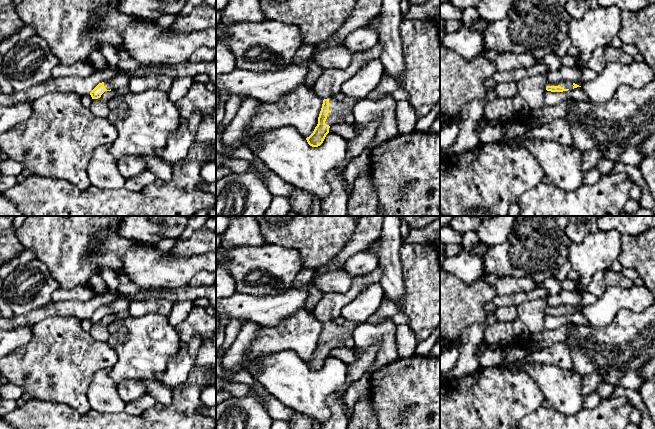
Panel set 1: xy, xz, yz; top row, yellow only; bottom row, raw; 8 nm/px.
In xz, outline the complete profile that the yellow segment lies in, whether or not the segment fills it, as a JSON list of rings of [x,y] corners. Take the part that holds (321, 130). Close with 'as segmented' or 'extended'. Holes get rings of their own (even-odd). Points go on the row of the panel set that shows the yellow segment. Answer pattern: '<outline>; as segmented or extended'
[[[349,96],[342,102],[337,101],[335,98],[324,99],[318,117],[318,124],[313,133],[306,138],[308,144],[312,147],[320,146],[329,133],[330,126],[343,123],[344,116],[353,113],[353,107],[359,100]]]; extended

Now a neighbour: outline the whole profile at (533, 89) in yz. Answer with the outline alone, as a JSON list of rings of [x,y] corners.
[[[547,75],[531,76],[517,82],[517,93],[527,102],[531,110],[537,110],[545,106],[547,84]]]

